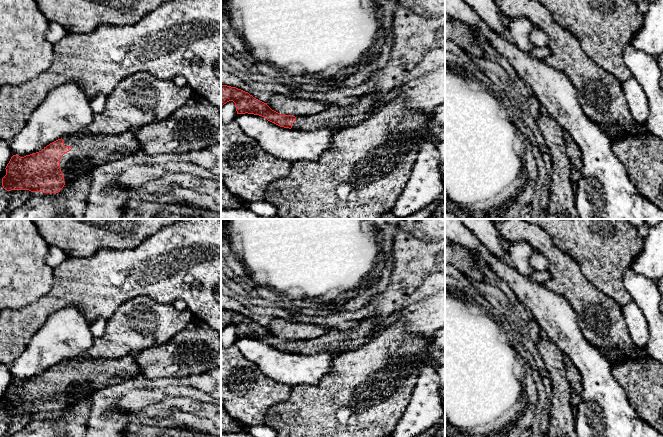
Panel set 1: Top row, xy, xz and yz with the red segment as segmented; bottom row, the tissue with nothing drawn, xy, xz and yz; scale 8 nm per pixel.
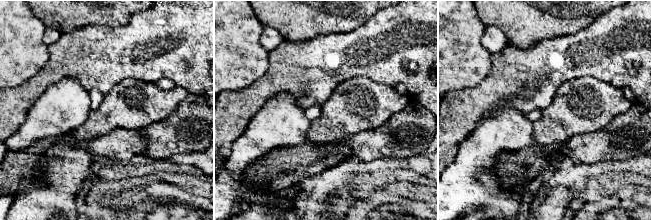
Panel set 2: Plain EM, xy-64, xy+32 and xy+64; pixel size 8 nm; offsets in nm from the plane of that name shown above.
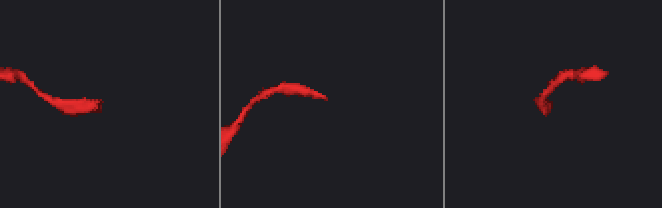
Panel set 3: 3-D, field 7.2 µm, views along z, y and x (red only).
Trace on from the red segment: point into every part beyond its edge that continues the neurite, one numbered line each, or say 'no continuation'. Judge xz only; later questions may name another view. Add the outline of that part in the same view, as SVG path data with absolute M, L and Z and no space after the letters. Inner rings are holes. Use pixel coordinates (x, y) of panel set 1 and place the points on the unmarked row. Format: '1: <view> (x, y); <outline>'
1: xz (334, 342); M377 317L362 318L356 323L355 327L347 331L330 330L314 339L295 340L296 344L292 348L292 353L337 355L346 351L355 351L383 329Z

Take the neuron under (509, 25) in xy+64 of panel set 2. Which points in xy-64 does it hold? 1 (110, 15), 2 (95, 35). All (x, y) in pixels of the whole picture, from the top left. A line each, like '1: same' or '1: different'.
1: same
2: different

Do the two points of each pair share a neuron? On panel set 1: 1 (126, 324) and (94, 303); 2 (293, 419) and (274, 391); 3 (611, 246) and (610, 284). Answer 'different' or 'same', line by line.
1: different
2: different
3: same

